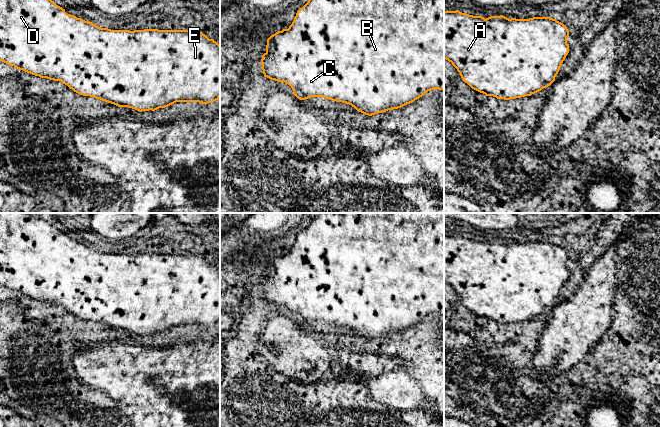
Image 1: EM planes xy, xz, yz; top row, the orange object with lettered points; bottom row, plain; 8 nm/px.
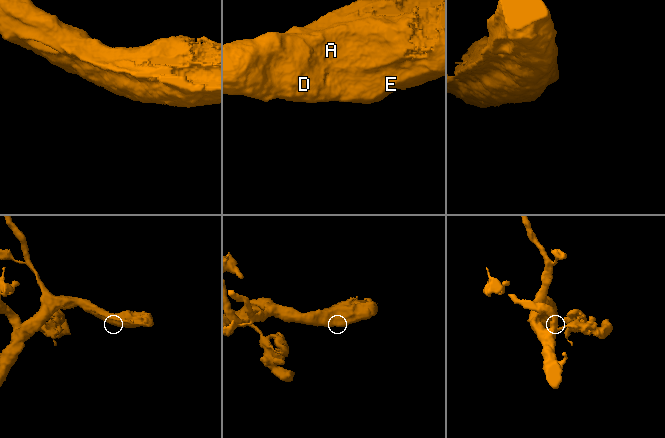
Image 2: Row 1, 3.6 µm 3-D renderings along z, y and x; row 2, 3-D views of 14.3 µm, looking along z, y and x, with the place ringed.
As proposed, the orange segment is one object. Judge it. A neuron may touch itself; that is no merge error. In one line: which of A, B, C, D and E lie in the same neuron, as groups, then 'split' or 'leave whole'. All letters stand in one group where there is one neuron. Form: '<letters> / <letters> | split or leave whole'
A B C D E | leave whole

